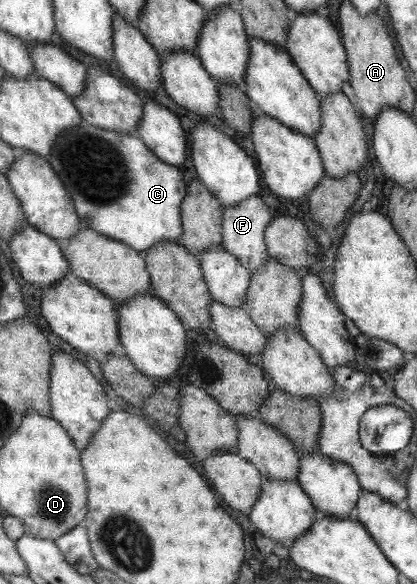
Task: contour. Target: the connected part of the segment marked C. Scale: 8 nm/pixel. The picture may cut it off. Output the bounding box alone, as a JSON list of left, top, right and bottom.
[48,121,184,255]

